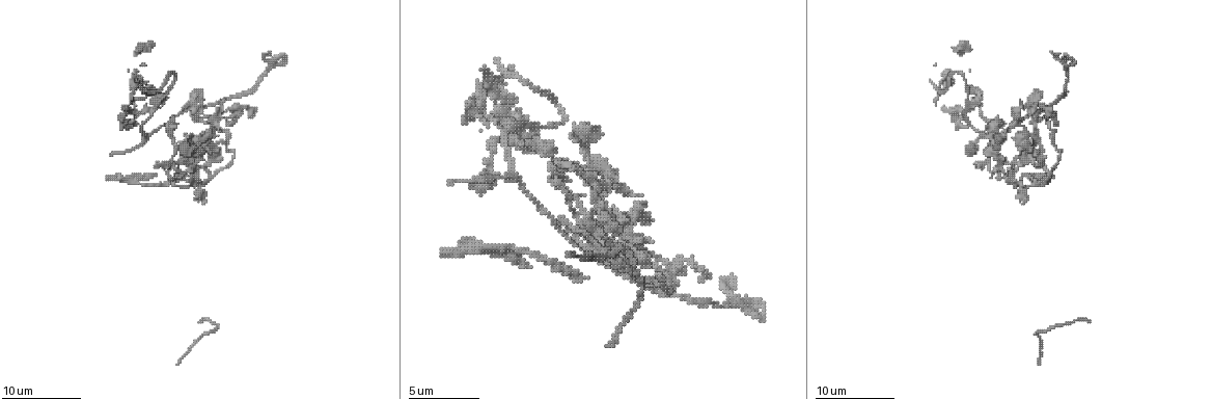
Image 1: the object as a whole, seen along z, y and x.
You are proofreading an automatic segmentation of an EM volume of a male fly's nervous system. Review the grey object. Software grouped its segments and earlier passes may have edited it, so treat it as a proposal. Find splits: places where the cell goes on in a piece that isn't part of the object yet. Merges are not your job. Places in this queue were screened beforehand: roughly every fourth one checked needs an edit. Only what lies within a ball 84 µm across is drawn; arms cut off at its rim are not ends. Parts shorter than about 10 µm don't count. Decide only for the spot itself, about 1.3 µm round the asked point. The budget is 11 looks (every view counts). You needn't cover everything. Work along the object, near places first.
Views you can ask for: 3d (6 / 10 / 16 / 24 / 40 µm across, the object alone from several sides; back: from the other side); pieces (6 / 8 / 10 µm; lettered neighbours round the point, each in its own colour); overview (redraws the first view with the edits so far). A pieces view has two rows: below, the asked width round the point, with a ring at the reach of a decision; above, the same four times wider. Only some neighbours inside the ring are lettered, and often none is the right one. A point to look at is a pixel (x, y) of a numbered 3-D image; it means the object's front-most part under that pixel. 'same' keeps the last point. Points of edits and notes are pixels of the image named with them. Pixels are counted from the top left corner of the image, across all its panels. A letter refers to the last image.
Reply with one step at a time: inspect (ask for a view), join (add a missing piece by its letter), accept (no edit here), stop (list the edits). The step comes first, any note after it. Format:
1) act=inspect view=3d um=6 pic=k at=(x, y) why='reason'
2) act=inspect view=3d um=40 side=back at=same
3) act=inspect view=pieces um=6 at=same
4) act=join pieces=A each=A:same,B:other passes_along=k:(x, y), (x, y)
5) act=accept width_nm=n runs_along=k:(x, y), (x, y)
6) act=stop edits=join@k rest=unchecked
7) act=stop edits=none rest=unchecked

act=inspect view=3d um=6 pic=1 at=(970, 155) why='an open end'

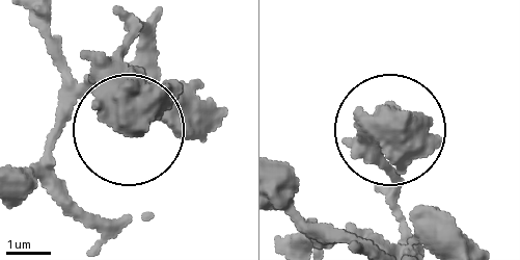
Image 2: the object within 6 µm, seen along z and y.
act=inspect view=pieces um=8 pic=2 at=(143, 126) why='see the neighbours'

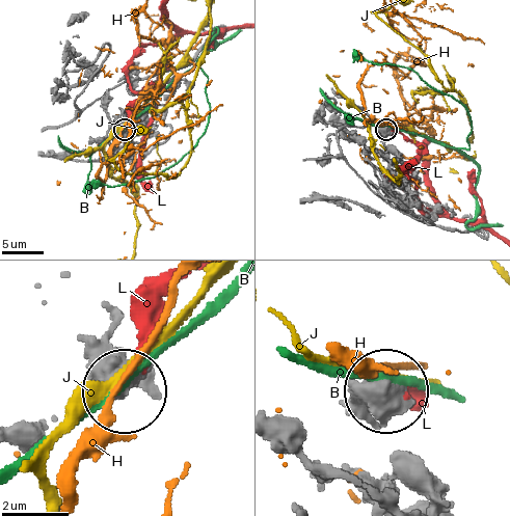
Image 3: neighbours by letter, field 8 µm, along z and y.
act=accept width_nm=600 each=B:other,H:other,J:other,L:other found='none of them fits'

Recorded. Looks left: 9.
act=inspect view=3d um=10 pic=1 at=(156, 174) why='free end'

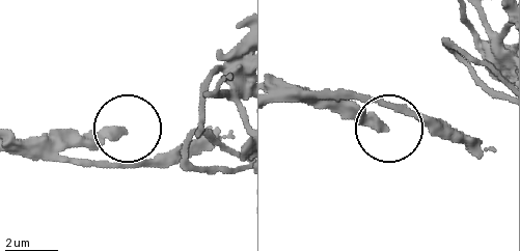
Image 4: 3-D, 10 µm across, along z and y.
act=inspect view=pieces um=10 pic=4 at=(124, 131)

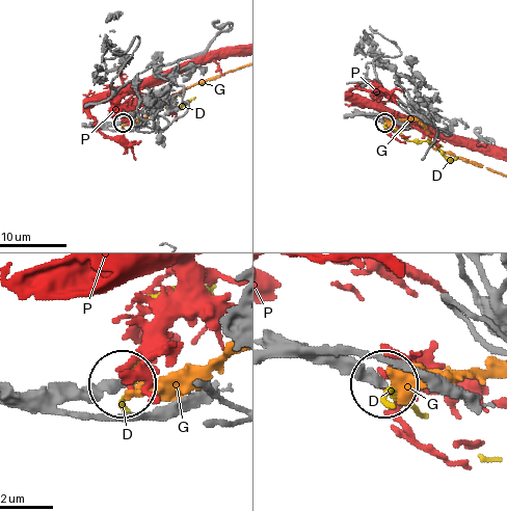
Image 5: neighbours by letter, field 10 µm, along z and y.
act=accept each=D:other,G:other,P:other found='no lettered piece goes on from it'

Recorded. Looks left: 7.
act=inspect view=pieces um=10 pic=1 at=(1051, 114) why='free end'

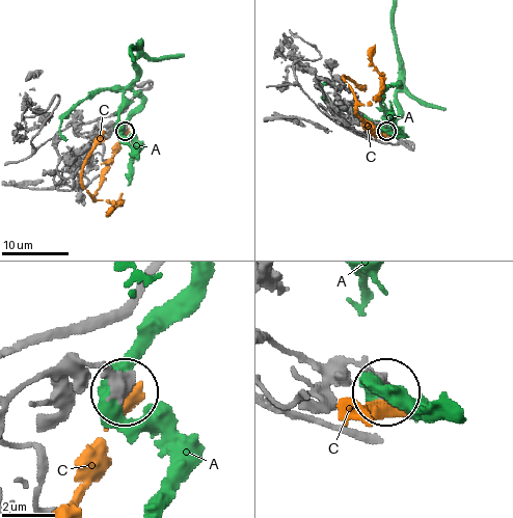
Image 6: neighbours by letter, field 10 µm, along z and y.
act=accept each=A:other,C:other runs_along=6:(16, 396), (35, 380), (96, 369), (123, 388) found='none of them fits'

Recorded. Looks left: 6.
act=inspect view=pieces um=6 pic=1 at=(221, 100) why='free end'

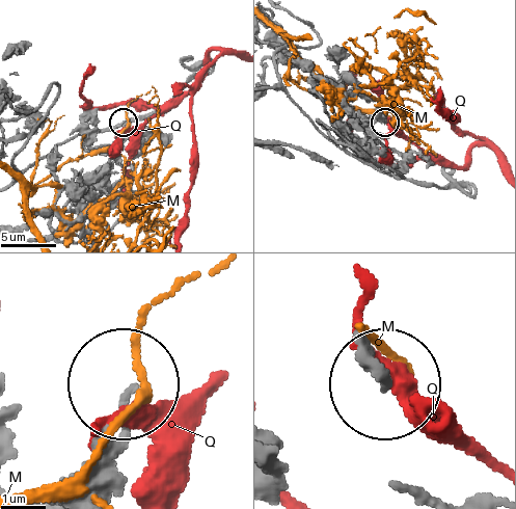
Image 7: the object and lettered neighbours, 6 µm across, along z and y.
act=accept width_nm=130 each=M:other,Q:other found='none of them fits'

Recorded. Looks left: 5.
act=inspect view=3d um=10 pic=1 at=(730, 279) why='long arm stops here'

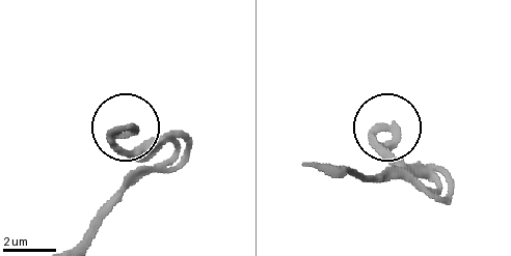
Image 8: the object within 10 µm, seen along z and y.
act=inspect view=pieces um=8 pic=8 at=(391, 127) why='see the neighbours'

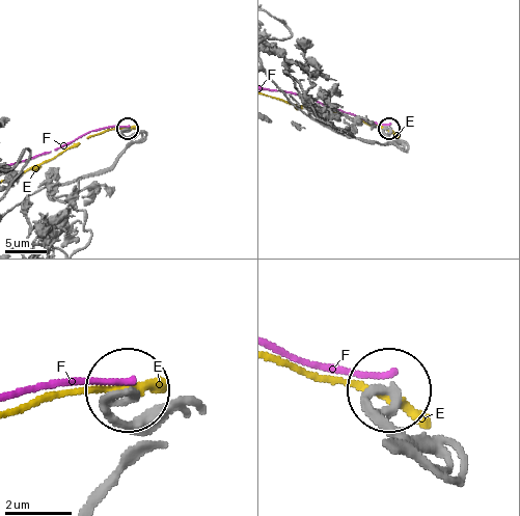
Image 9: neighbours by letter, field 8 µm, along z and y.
act=accept each=E:other,F:other runs_along=9:(386, 440), (375, 412), (386, 390) found='no lettered piece goes on from it'

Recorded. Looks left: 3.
act=stop edits=none rest=unchecked

